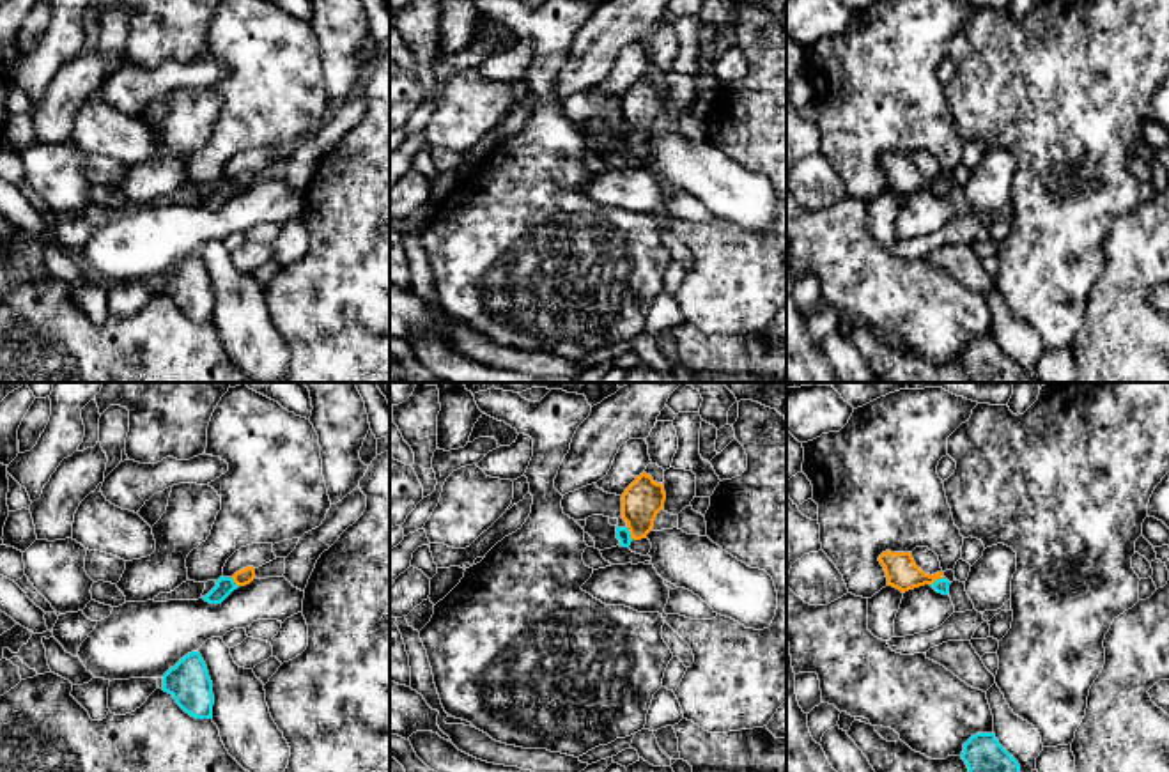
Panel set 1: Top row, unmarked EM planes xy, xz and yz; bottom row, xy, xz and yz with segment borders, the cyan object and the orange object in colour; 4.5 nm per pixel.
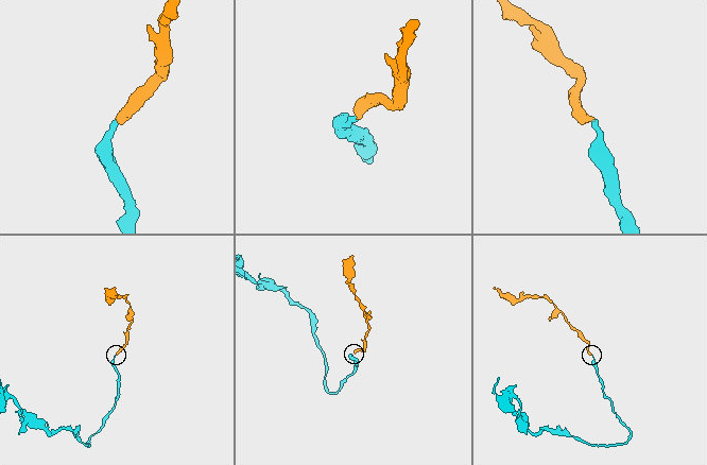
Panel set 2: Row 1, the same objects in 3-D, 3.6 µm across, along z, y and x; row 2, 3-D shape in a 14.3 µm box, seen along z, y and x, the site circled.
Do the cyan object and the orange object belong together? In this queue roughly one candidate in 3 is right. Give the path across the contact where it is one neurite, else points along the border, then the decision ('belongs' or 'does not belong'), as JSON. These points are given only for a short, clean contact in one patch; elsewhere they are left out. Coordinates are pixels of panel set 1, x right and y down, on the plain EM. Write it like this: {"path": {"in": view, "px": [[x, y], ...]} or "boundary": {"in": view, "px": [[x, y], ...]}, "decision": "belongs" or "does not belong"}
{"path": {"in": "yz", "px": [[941, 188], [937, 183], [920, 183], [902, 176]]}, "decision": "belongs"}

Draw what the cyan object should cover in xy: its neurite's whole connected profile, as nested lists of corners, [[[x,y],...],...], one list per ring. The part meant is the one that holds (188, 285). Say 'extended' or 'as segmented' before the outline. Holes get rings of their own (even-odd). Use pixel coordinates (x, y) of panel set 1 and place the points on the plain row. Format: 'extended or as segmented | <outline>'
as segmented | [[[198,255],[184,259],[163,278],[163,290],[195,322],[213,322],[213,285]]]

